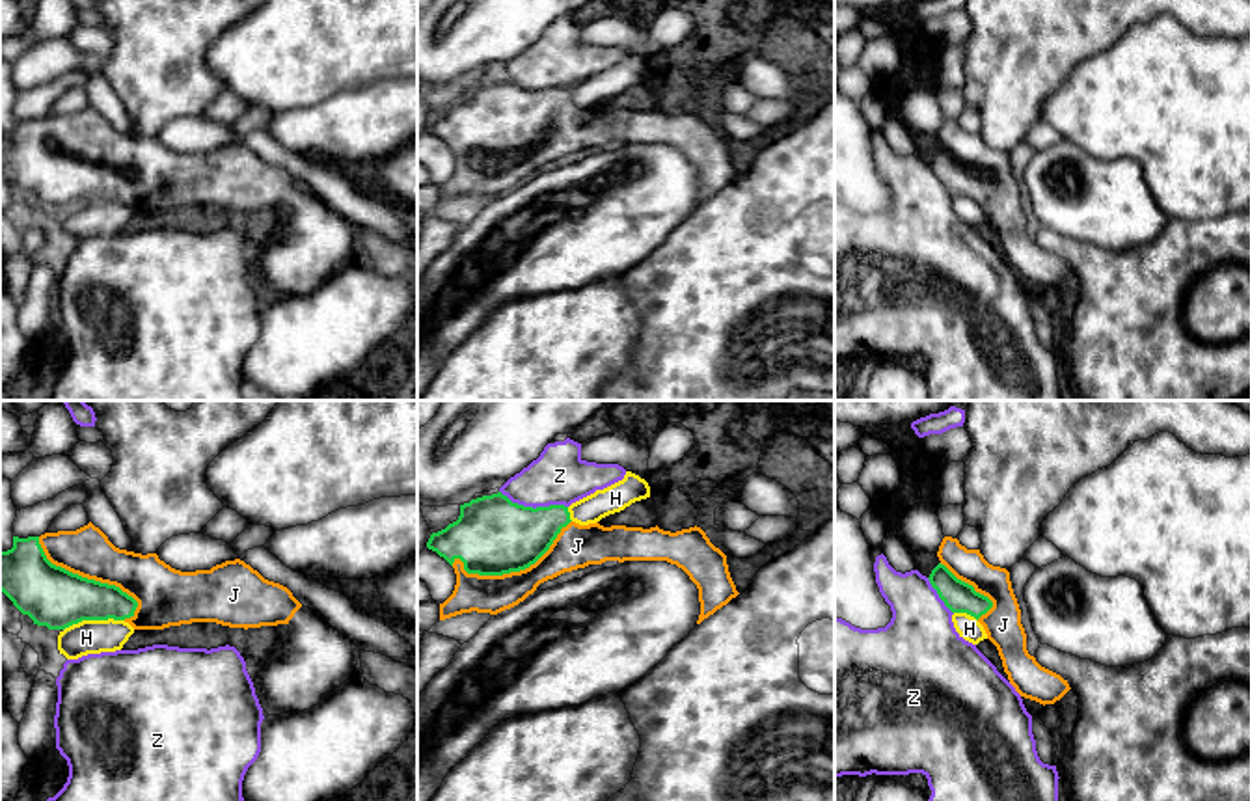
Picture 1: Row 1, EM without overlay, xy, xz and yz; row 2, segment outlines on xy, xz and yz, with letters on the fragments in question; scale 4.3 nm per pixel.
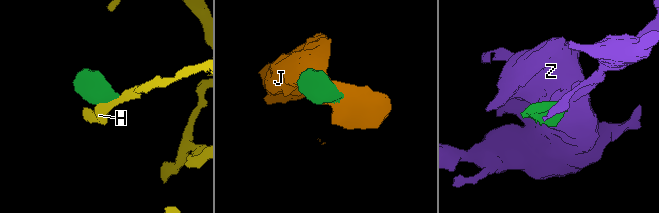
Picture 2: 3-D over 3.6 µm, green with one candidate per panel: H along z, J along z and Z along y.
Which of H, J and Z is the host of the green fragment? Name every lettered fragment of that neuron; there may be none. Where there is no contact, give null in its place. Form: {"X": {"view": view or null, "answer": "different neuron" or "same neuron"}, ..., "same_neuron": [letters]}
{"H": {"view": "xy", "answer": "different neuron"}, "J": {"view": "xz", "answer": "same neuron"}, "Z": {"view": "xz", "answer": "different neuron"}, "same_neuron": ["J"]}

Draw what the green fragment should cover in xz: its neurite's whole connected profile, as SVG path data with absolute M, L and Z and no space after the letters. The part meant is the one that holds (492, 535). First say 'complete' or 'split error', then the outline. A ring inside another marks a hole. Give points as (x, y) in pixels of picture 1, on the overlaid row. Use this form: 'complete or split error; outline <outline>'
split error; outline M501 492L460 505L458 520L432 533L427 548L456 574L440 620L471 611L497 615L540 583L605 561L667 561L682 568L699 589L697 624L740 594L727 555L697 525L676 533L658 525L579 525L564 505L523 507Z

